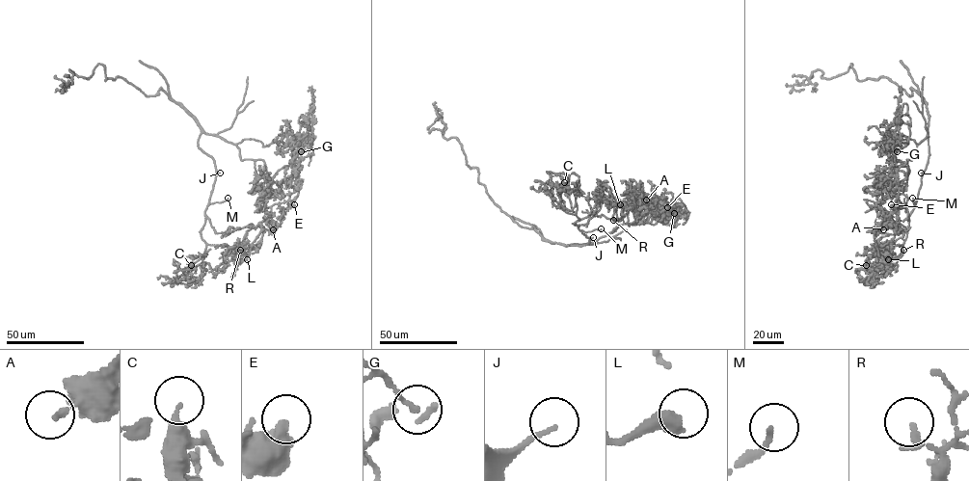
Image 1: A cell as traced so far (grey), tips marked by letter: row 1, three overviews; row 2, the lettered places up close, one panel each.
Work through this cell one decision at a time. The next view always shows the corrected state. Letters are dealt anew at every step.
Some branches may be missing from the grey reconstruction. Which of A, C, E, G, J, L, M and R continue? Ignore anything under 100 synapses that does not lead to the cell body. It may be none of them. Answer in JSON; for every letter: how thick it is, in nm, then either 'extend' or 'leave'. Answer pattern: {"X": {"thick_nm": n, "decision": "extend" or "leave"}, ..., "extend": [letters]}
{"A": {"thick_nm": 180, "decision": "leave"}, "C": {"thick_nm": 280, "decision": "leave"}, "E": {"thick_nm": 600, "decision": "leave"}, "G": {"thick_nm": 150, "decision": "leave"}, "J": {"thick_nm": 150, "decision": "extend"}, "L": {"thick_nm": 440, "decision": "extend"}, "M": {"thick_nm": 130, "decision": "extend"}, "R": {"thick_nm": 170, "decision": "leave"}, "extend": ["J", "L", "M"]}

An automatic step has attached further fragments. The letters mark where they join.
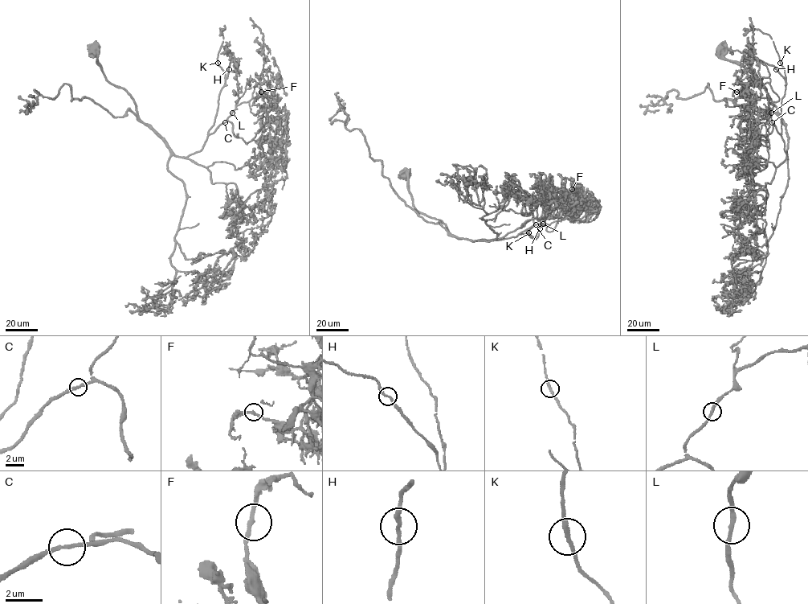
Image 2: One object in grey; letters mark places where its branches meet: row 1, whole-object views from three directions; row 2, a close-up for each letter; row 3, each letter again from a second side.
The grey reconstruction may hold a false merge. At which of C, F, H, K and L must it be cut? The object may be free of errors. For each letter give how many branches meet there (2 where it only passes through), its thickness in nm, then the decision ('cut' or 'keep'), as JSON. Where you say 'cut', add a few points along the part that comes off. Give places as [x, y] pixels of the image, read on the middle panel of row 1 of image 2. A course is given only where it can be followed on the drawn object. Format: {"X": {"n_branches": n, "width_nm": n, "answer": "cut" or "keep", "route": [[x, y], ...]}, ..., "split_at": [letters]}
{"C": {"n_branches": 2, "width_nm": 200, "answer": "keep"}, "F": {"n_branches": 2, "width_nm": 200, "answer": "keep"}, "H": {"n_branches": 2, "width_nm": 190, "answer": "keep"}, "K": {"n_branches": 2, "width_nm": 200, "answer": "keep"}, "L": {"n_branches": 2, "width_nm": 220, "answer": "keep"}, "split_at": []}

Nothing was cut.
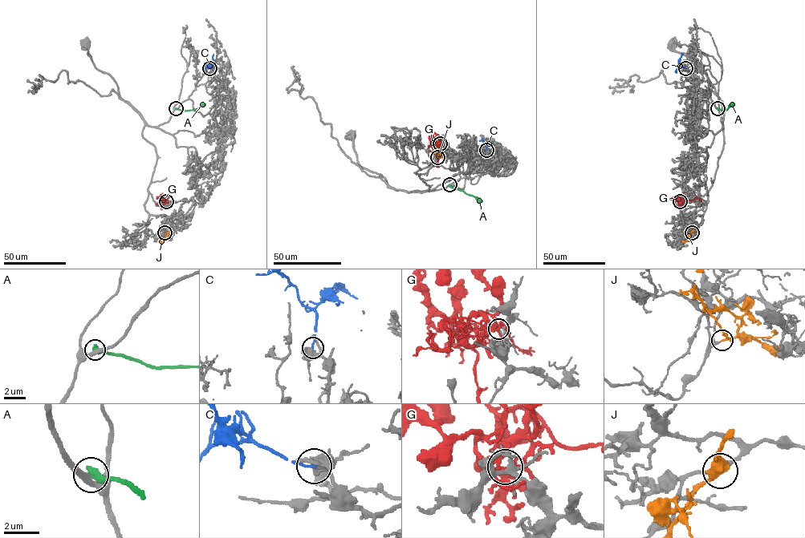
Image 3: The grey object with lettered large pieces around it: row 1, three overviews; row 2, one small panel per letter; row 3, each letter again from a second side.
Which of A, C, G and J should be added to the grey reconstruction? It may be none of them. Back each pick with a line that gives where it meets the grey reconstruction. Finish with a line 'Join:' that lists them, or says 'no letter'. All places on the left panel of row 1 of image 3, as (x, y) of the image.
J: (164, 232)
Join: J

